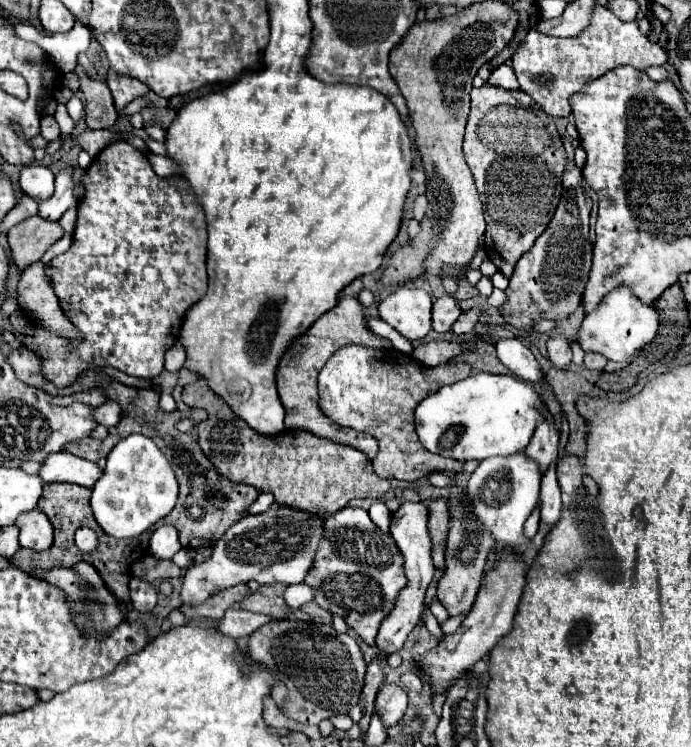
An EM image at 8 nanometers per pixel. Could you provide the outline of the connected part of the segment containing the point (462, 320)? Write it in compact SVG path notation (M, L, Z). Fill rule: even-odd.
M470 309L470 311L460 313L458 321L452 325L452 333L462 335L462 333L472 331L472 329L476 327L476 323L480 321L480 317L482 317L482 315L484 315L484 311L482 311L482 309Z

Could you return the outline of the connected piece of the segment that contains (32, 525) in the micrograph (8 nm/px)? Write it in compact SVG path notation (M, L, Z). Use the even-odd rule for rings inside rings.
M40 509L24 513L24 517L18 517L16 525L20 527L20 547L28 547L32 551L46 551L52 547L54 529Z

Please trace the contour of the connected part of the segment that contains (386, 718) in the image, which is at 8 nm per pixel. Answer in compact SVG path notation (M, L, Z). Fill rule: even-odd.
M386 683L382 685L378 697L376 697L376 713L382 717L384 727L392 725L392 721L400 721L408 705L408 695L404 687Z

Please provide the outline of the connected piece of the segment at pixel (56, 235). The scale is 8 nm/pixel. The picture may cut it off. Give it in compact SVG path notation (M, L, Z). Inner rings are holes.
M32 215L22 223L14 225L8 231L8 243L12 249L12 257L20 269L26 269L34 261L42 259L52 243L56 243L64 235L64 229L58 221L42 219L40 215Z

